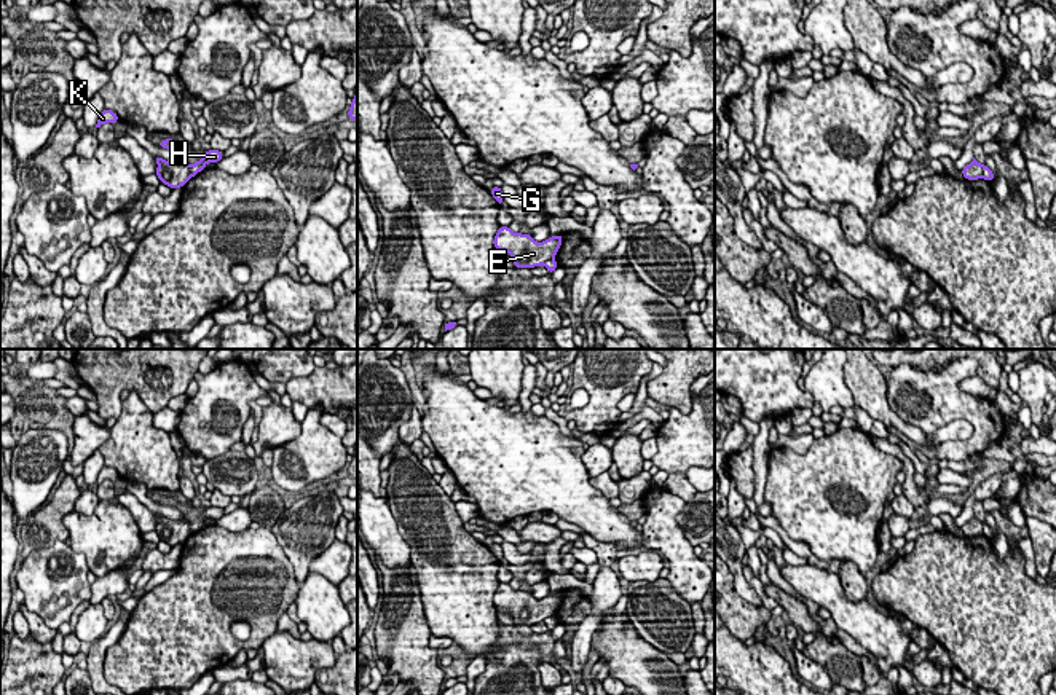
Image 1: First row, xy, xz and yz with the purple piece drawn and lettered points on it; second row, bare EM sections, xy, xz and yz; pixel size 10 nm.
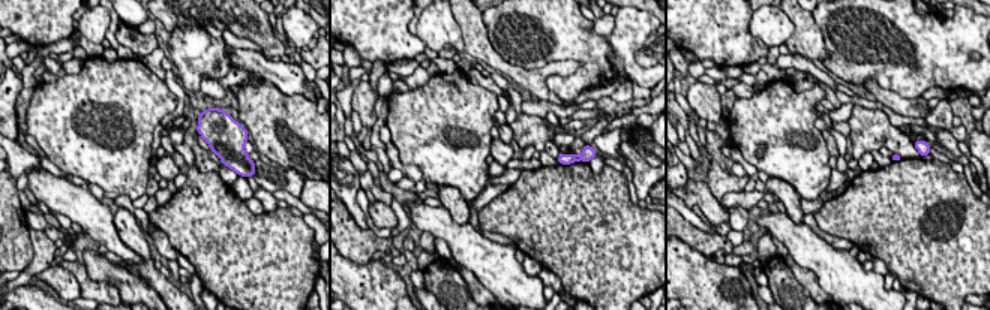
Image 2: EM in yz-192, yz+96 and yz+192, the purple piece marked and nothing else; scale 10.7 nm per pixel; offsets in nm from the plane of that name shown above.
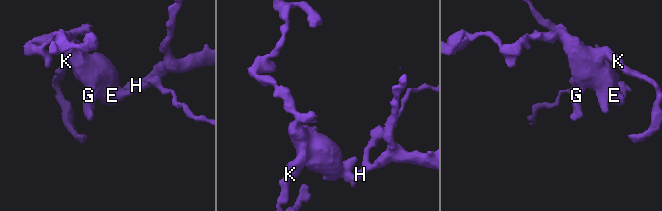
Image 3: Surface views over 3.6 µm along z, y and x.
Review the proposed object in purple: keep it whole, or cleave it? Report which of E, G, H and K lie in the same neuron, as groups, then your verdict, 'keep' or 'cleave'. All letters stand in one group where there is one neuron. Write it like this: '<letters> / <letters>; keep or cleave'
E G K / H; cleave

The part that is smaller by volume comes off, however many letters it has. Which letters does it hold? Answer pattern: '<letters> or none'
E, G, K

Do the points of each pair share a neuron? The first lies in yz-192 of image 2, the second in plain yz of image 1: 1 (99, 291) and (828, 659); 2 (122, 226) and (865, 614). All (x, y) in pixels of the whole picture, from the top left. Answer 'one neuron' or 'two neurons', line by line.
1: one neuron
2: two neurons

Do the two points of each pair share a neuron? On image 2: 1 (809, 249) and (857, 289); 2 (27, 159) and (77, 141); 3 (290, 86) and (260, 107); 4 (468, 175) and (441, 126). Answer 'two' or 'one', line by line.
1: one
2: two
3: two
4: one

